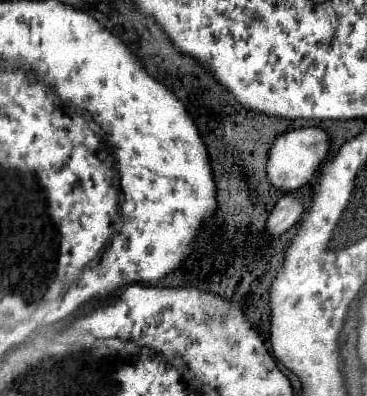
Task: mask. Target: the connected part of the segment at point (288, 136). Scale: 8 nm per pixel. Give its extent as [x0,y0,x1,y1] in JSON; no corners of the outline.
[267,127,329,191]

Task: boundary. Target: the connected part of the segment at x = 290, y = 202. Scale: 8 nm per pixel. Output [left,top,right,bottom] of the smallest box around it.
[267,195,303,237]

